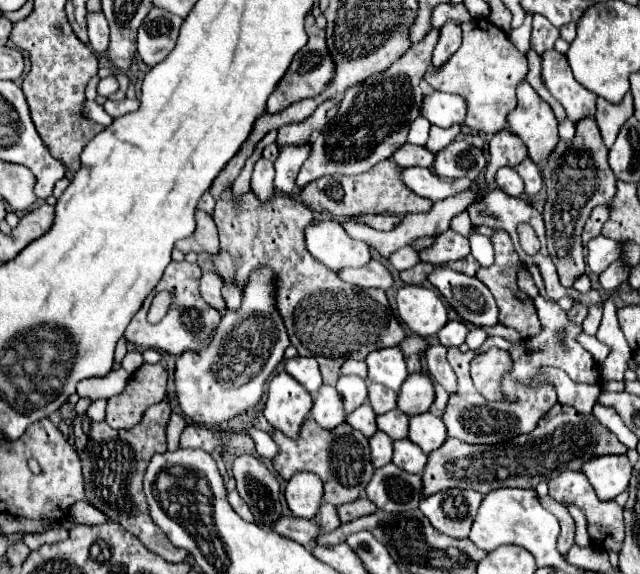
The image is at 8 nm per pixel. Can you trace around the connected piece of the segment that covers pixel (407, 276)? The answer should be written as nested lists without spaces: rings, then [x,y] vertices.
[[[418,262],[414,268],[400,272],[400,280],[402,280],[404,284],[422,284],[422,282],[428,278],[428,274],[432,272],[432,268],[434,268],[434,264]]]

